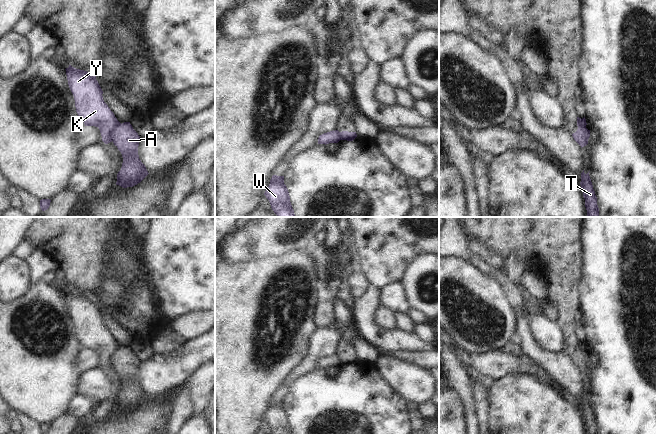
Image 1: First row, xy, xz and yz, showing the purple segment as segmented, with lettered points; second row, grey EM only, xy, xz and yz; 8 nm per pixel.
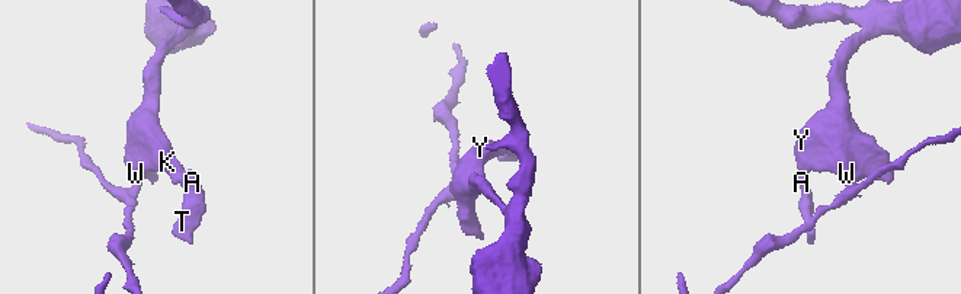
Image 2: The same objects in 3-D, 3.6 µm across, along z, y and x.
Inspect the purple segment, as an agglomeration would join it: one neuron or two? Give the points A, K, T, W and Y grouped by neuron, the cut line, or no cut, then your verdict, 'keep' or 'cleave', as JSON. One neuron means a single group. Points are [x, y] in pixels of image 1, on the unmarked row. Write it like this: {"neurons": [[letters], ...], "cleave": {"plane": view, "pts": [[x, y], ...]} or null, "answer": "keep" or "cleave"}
{"neurons": [["A", "T"], ["K", "W", "Y"]], "cleave": {"plane": "xy", "pts": [[120, 347], [114, 354], [111, 364]]}, "answer": "cleave"}

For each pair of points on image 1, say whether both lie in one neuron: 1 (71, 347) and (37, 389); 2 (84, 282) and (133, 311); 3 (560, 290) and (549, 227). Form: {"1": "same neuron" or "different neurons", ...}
{"1": "same neuron", "2": "different neurons", "3": "same neuron"}

